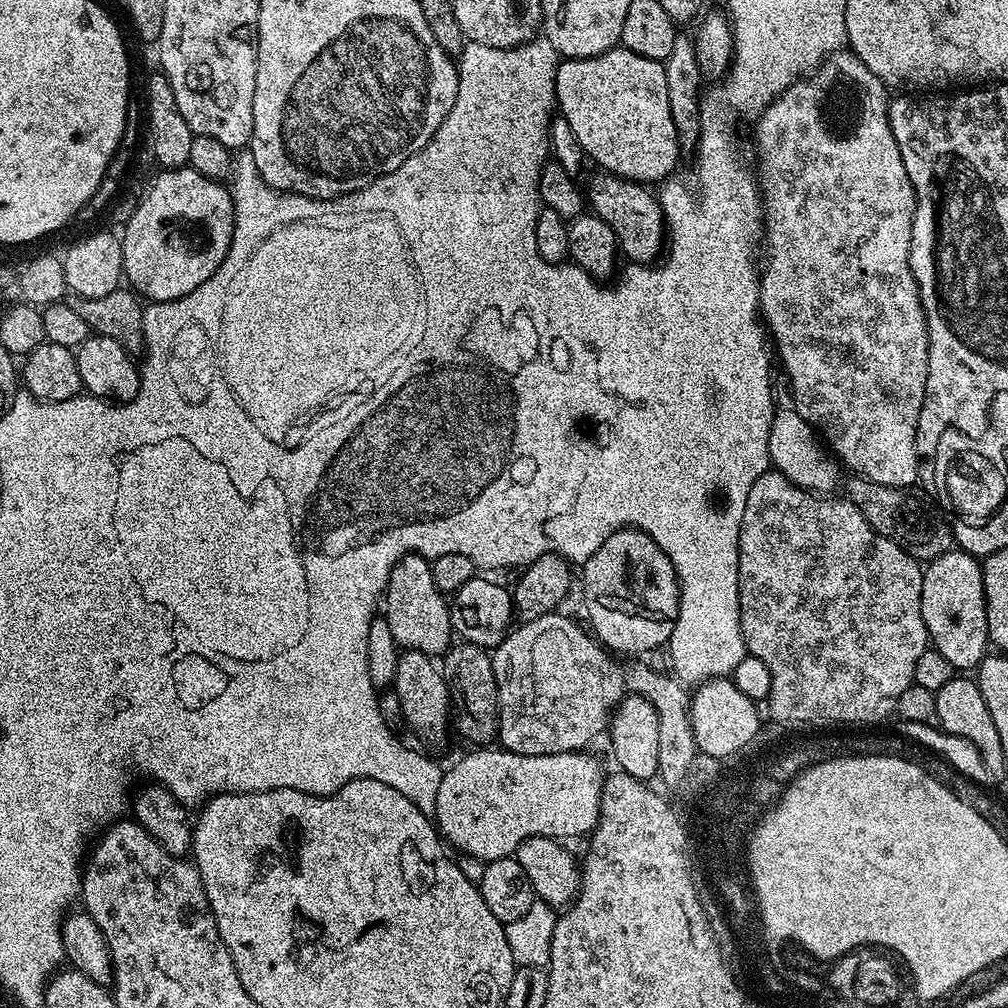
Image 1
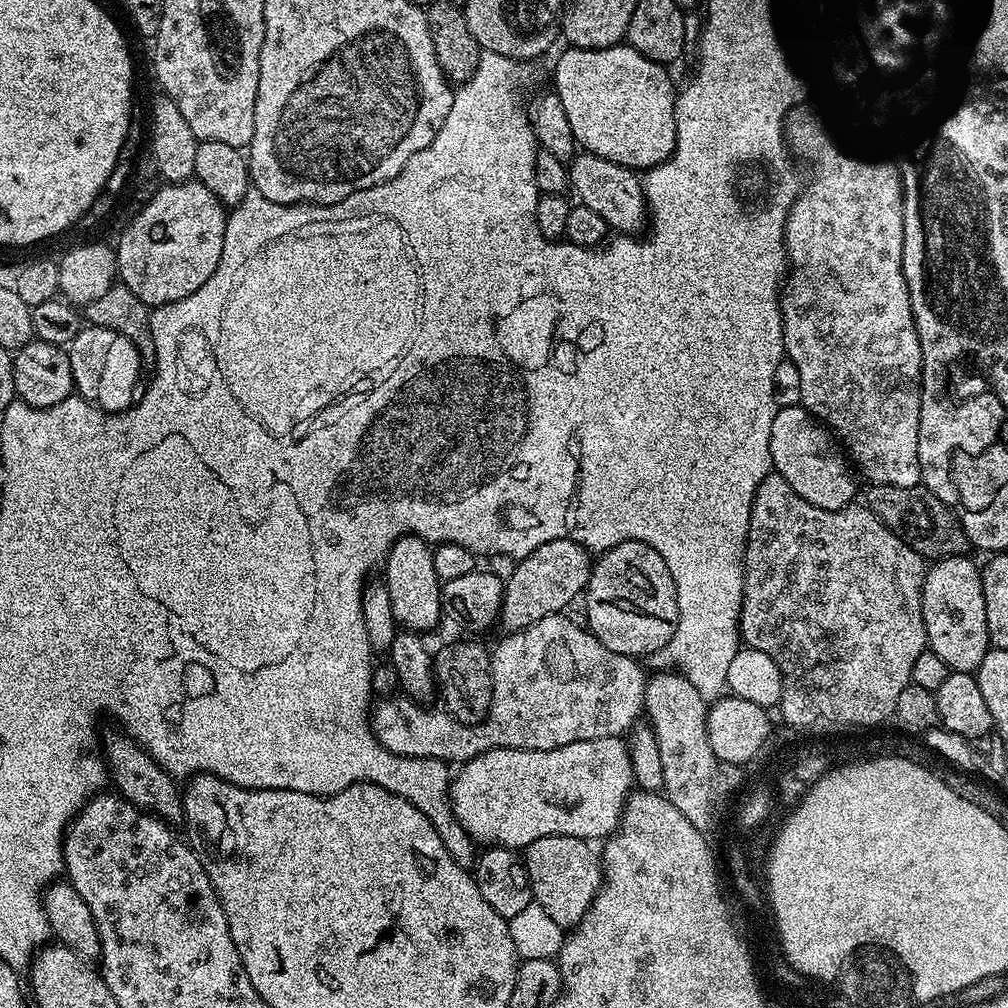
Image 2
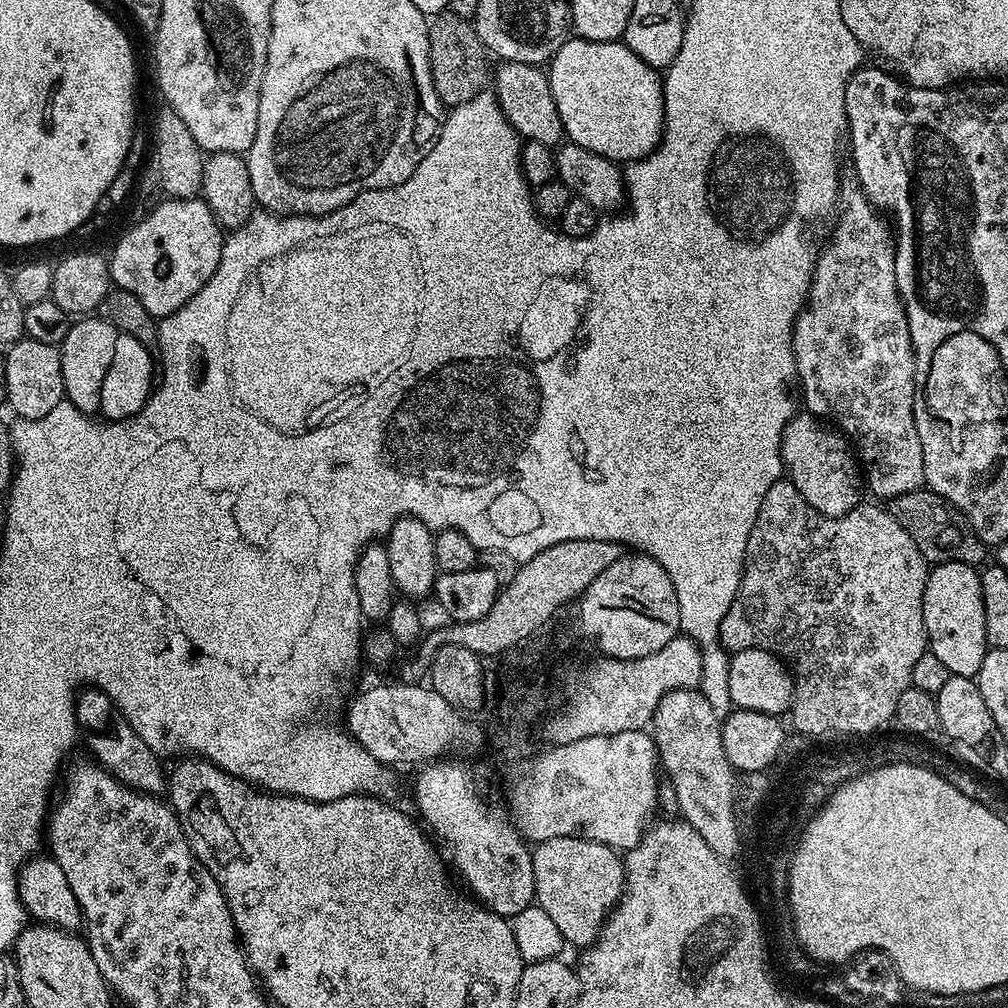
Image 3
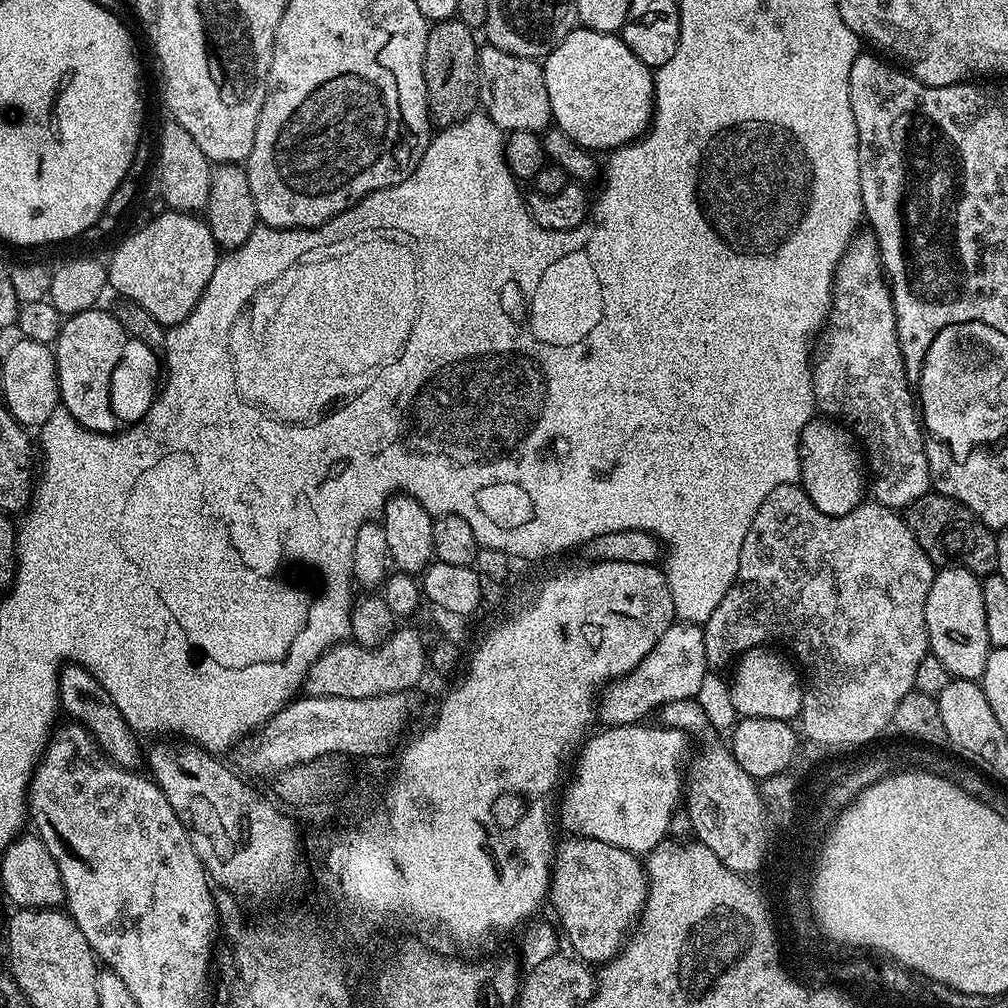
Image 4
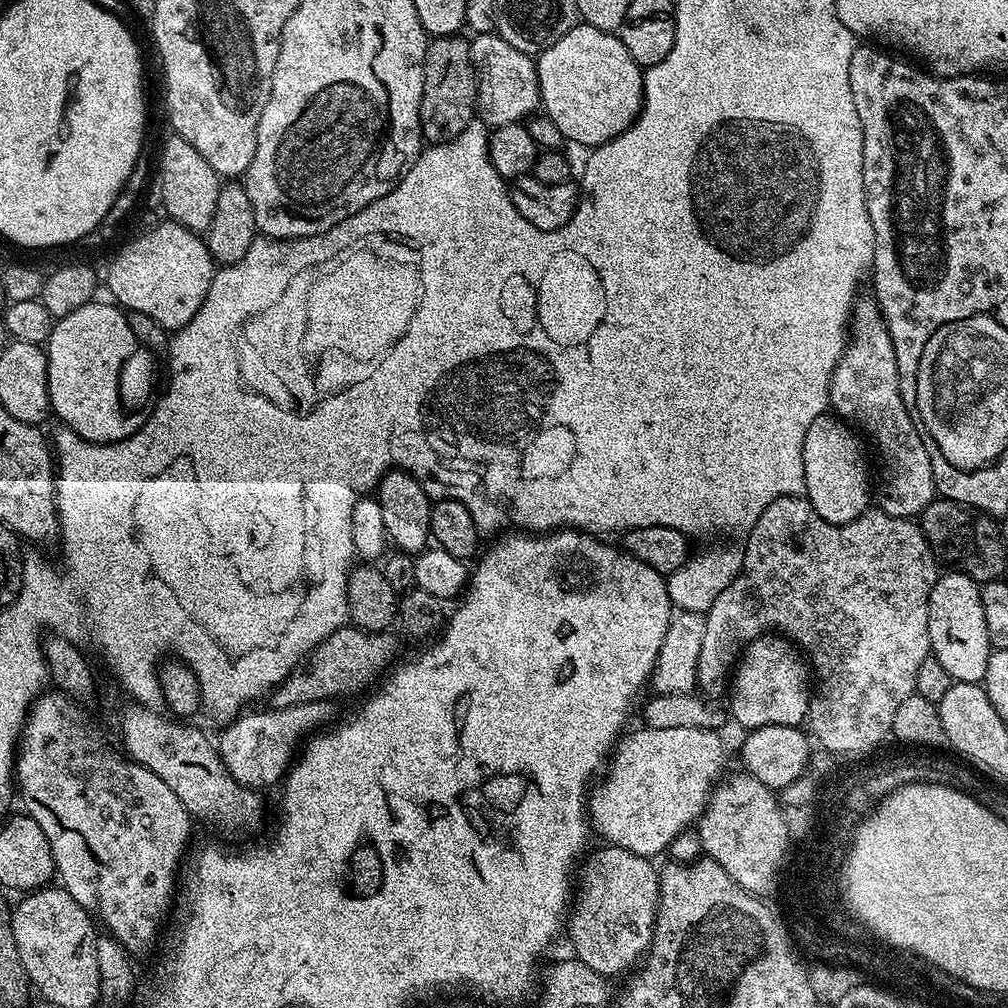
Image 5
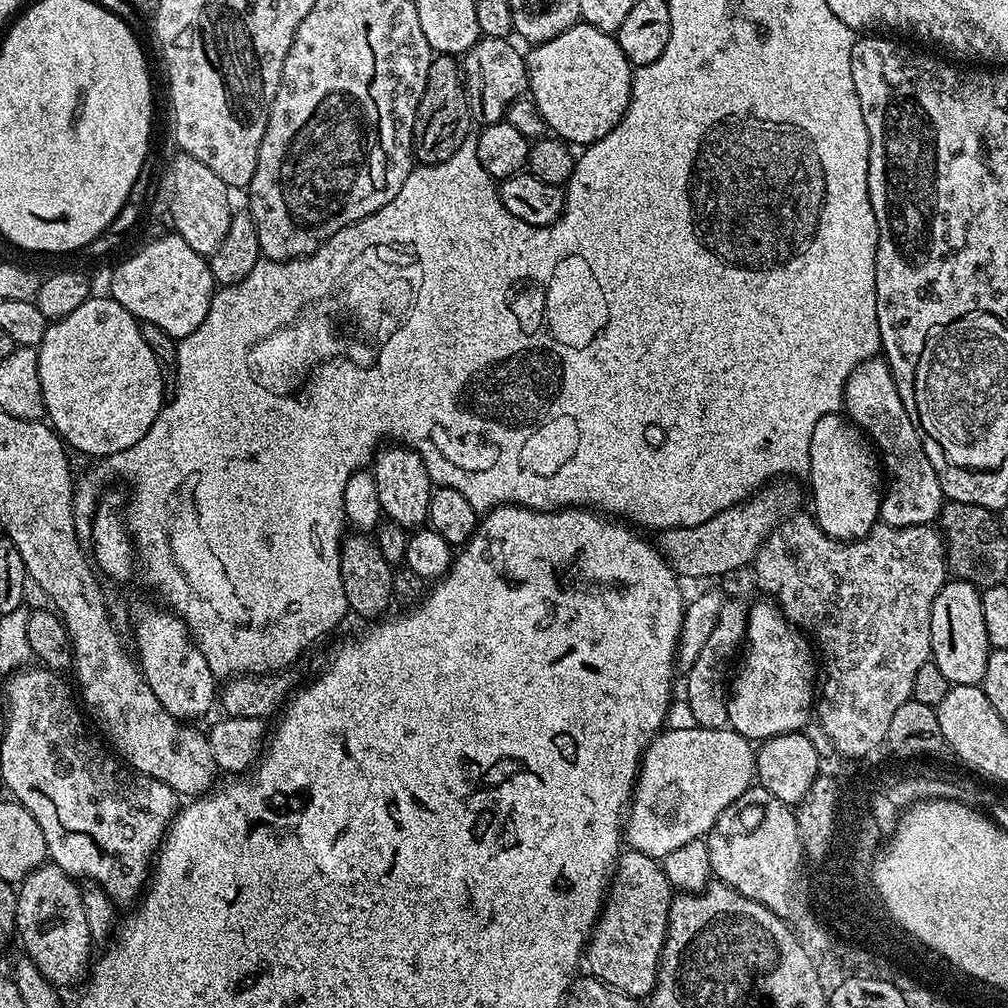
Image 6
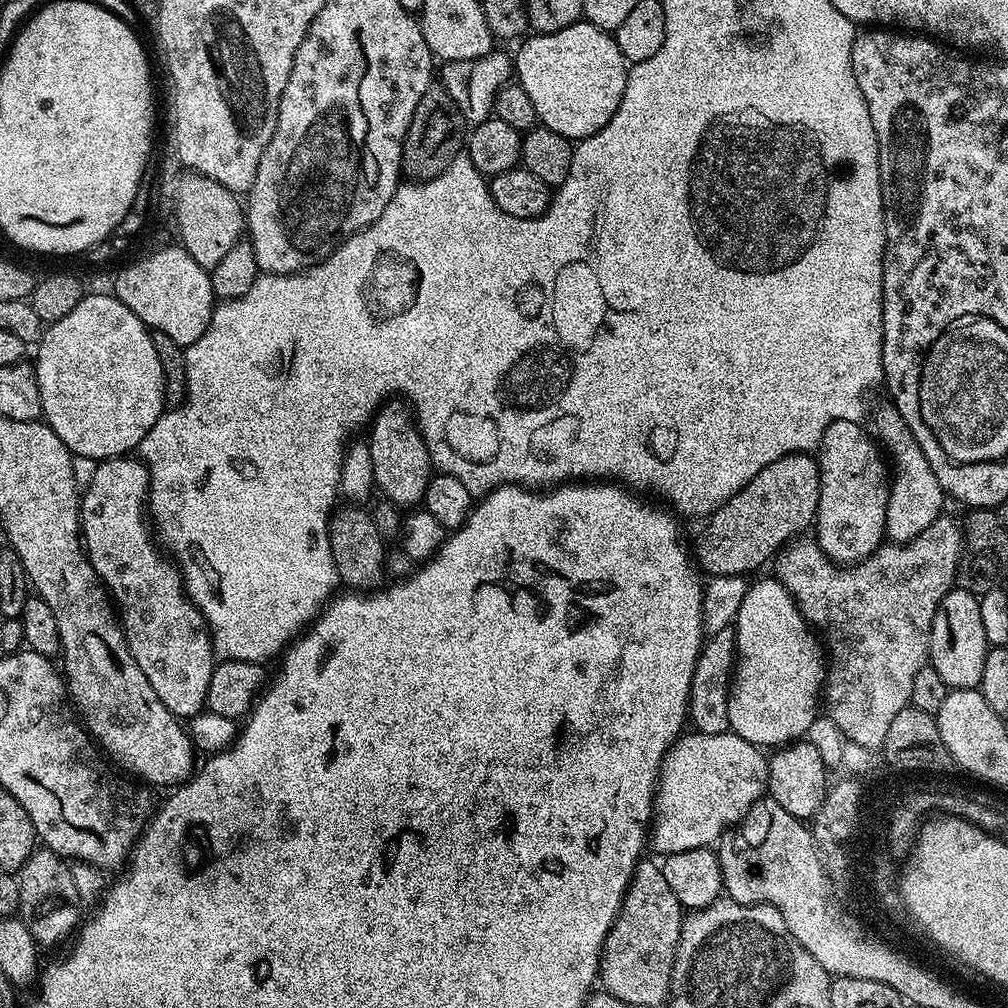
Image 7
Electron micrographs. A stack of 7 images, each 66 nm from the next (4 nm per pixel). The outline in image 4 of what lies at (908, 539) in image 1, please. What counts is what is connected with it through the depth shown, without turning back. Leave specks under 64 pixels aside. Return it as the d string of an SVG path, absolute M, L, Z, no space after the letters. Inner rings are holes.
M929 490L925 496L918 498L918 502L914 502L906 509L903 518L914 534L918 546L922 546L922 550L930 557L933 565L965 568L981 578L993 575L997 571L996 563L1000 560L997 533L957 500L941 496L935 490Z

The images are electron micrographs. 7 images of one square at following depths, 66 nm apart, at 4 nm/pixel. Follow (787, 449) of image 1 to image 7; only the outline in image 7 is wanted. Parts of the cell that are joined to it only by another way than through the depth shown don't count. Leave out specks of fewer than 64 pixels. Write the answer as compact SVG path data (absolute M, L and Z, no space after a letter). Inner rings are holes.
M849 420L830 422L818 449L820 493L814 539L823 552L841 566L858 564L873 556L886 540L884 527L890 476L877 441L864 433L864 427L863 423L855 424Z

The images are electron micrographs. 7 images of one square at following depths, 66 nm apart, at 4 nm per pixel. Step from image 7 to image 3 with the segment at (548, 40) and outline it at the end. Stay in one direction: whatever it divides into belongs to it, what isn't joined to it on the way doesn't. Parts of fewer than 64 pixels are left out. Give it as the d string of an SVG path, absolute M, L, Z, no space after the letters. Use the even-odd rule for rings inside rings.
M569 38L564 41L564 45L552 55L552 59L546 68L550 90L554 94L554 106L558 106L558 118L562 118L564 135L569 141L594 154L602 154L606 158L617 162L631 162L641 160L644 156L649 156L657 146L660 139L664 137L664 82L661 73L655 68L651 68L646 62L632 53L623 42L611 40L610 42L594 42L593 40L582 40L579 38Z

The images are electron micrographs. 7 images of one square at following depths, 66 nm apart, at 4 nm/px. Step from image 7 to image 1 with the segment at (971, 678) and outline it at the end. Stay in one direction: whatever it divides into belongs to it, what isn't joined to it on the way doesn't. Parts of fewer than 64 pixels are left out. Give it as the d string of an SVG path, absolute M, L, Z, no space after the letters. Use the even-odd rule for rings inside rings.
M953 550L927 561L922 578L922 622L926 622L931 647L950 661L953 670L975 669L989 651L986 598L982 582L982 564L977 557L963 550Z

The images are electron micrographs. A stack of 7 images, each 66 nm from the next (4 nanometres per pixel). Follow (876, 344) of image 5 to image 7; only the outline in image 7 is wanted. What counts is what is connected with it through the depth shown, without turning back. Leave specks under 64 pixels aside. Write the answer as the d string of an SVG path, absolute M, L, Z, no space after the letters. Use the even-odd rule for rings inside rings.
M895 406L887 407L880 408L876 412L877 433L875 432L879 443L886 449L892 475L888 485L884 530L891 543L910 544L914 538L918 538L922 534L922 530L926 530L926 526L930 526L930 522L937 520L945 511L946 493L938 482L938 474L934 474L930 462L926 462L926 454L922 454L922 446L918 446L910 426L906 426L902 414L898 414Z

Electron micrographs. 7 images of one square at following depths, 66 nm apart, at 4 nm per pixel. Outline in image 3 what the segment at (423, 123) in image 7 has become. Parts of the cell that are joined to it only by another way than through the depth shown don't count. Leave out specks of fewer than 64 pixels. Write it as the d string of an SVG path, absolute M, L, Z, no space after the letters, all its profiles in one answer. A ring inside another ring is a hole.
M445 10L436 16L427 17L427 22L430 74L441 105L455 106L472 99L485 87L484 78L490 74L490 64L488 68L487 62L484 61L486 53L473 21L458 18L458 14Z

